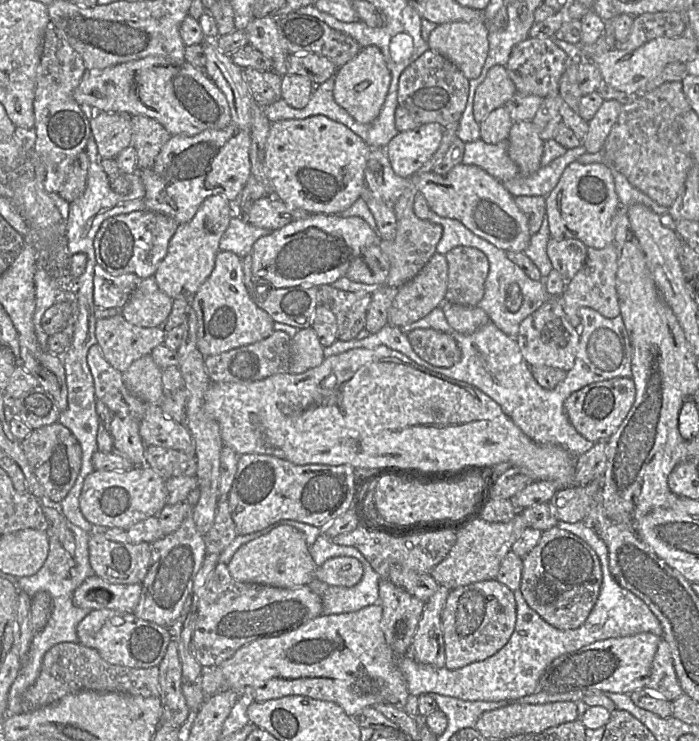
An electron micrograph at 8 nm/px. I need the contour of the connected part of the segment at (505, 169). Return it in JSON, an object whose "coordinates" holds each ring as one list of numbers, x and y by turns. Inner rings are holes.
{"coordinates":[[481,140,465,144,462,162,475,165,504,183,519,174,518,166,508,155,508,141,489,144]]}

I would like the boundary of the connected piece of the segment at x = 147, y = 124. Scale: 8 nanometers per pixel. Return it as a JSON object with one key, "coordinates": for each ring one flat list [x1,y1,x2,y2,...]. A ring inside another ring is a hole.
{"coordinates":[[131,115,132,146,137,154,137,169,150,168,171,134,158,121,145,115]]}

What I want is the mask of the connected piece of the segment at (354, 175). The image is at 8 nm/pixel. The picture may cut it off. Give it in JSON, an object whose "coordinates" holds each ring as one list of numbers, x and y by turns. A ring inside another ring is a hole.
{"coordinates":[[324,115,279,120,271,124,266,140,266,175,270,180,272,192,284,203,309,213,338,214,361,197,368,153,369,146,359,135,344,124]]}

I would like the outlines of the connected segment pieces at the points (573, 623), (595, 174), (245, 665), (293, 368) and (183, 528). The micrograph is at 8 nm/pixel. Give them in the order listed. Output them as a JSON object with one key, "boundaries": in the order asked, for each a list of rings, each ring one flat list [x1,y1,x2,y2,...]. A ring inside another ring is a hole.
{"boundaries":[[[556,525,542,531,537,545,522,560,520,591,527,605,557,629,580,627,598,599,603,580,595,551,580,537]],[[571,162,558,183,545,197,550,235,556,239,573,238,587,247,604,248,613,243,615,215,620,206,612,168,603,162]],[[375,603,355,612,321,614,290,632,252,641,239,648,219,666,225,677,226,688,238,693,250,692,256,702,294,695,334,702,350,717,377,704,389,704,404,709,409,698,408,687,397,666,398,656,386,641,382,617,382,606]],[[312,327,300,329,291,339,289,373,300,374,322,364,324,348]],[[191,509,176,531,151,544,151,566,141,583,141,597,133,611,134,615,169,628,180,616,206,555,204,536,196,529]]]}

